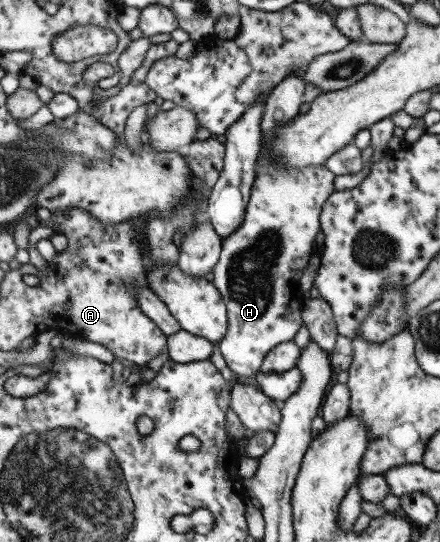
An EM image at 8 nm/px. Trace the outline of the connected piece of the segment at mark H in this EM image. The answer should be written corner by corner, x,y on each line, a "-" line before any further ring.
258,163
255,168
257,169
255,170
255,177
249,190
249,199
242,222
240,223
240,226
236,227
236,230
233,230
228,236
223,238
218,260
211,270
211,284
220,294
224,309
226,309
226,325
228,325
226,326
226,334
224,334
224,338
218,341
218,351
220,352
220,356
222,356
222,360
224,360
226,367
234,374
234,377
242,376
242,378
250,378
250,376
254,376
256,372
259,371
264,356
266,356
274,346
278,346
284,341
293,339
294,336
296,336
296,332
298,332
298,328
302,325
300,314
304,301
298,293
298,278
300,278
302,270
304,270
304,266
306,266
308,258
310,258
310,254
316,252
314,238
316,238
318,231
321,231
319,223
319,214
322,210
321,206
328,198
328,195
335,191
332,186
332,179
335,176
324,165
305,166
304,168
297,169
294,167
283,167
278,163

